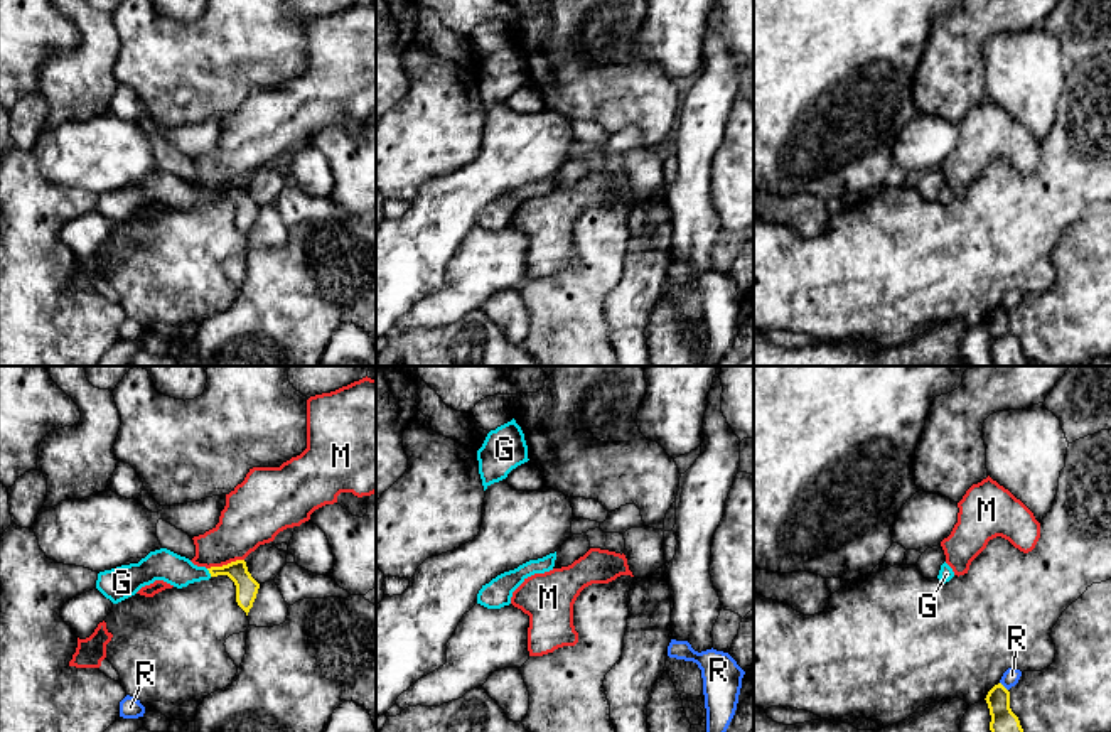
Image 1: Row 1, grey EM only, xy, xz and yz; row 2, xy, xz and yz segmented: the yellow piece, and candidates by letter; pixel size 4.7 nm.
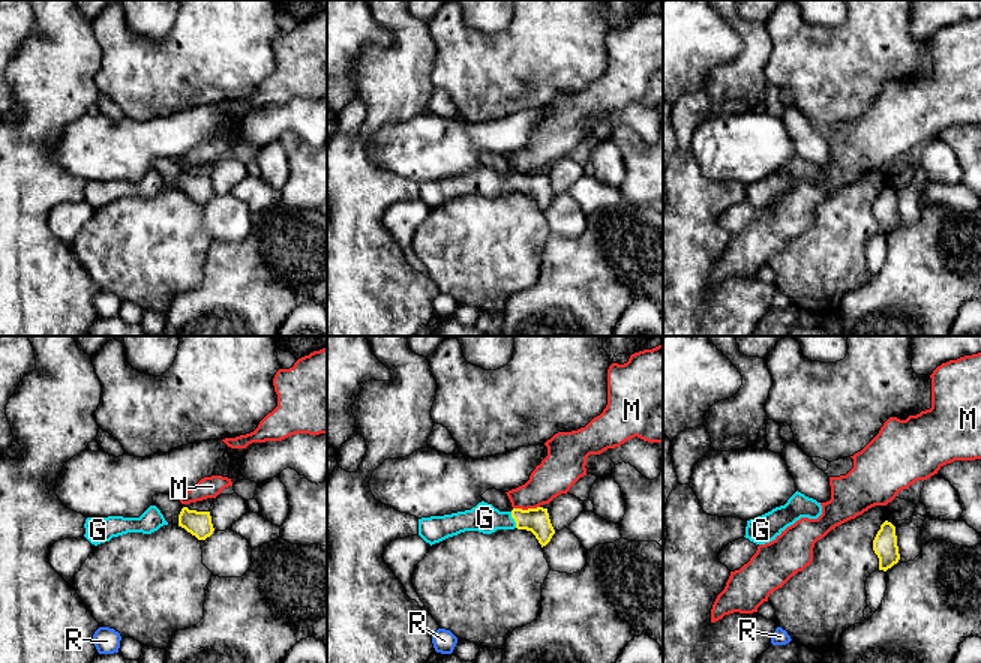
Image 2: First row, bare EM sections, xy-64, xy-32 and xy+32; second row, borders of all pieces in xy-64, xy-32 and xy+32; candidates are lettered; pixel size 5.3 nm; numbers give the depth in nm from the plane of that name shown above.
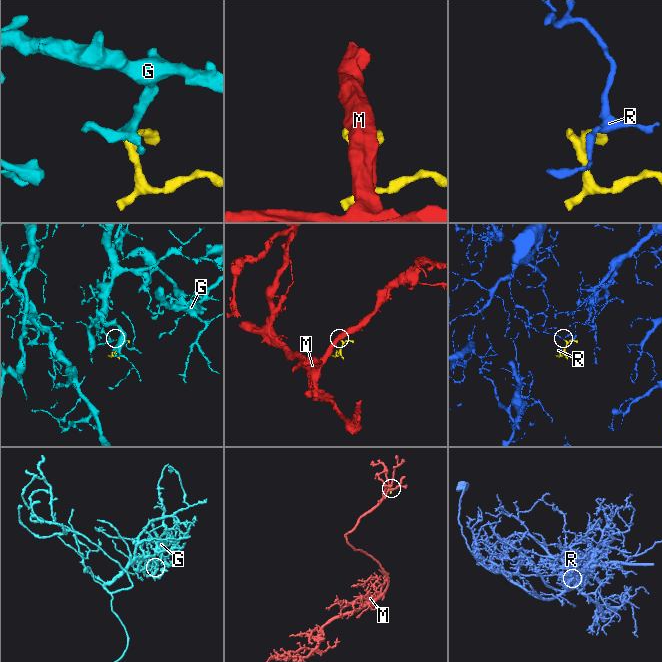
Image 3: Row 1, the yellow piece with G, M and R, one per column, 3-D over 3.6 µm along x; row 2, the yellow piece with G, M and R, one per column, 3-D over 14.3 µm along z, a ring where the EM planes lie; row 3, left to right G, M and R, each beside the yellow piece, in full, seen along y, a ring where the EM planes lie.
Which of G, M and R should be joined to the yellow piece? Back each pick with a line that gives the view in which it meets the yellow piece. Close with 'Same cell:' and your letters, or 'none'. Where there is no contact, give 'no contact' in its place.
G: contact in xy
Same cell: G

